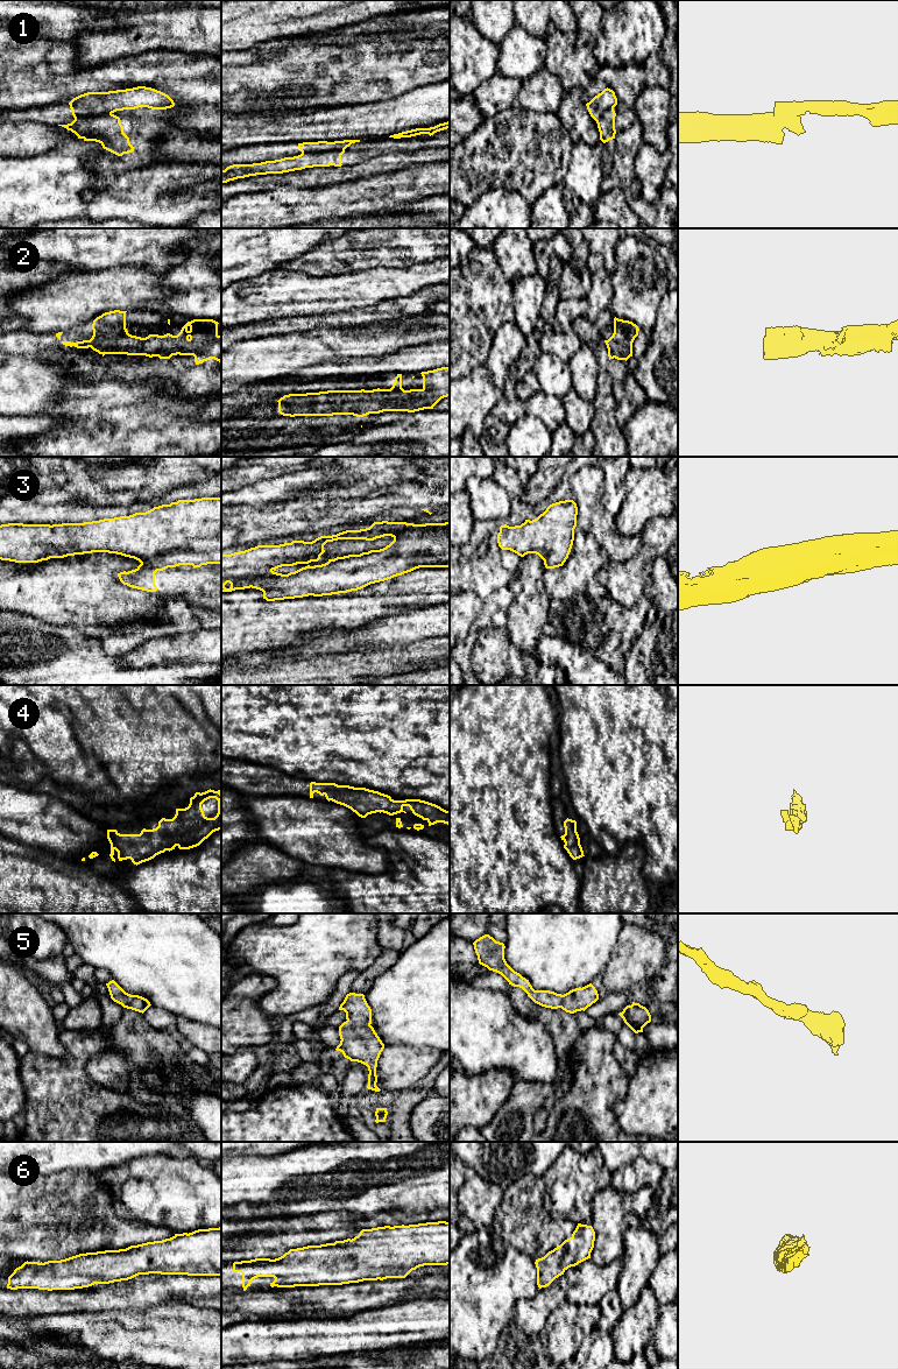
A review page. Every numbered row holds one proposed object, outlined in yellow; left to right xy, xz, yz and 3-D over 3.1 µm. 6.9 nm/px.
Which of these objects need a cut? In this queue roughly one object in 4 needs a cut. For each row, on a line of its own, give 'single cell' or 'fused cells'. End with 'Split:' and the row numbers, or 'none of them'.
1: fused cells
2: single cell
3: fused cells
4: single cell
5: single cell
6: single cell
Split: 1, 3

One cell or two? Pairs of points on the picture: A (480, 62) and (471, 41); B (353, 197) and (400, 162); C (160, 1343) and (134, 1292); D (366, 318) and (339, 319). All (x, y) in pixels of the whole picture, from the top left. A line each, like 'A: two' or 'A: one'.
A: one
B: two
C: two
D: one

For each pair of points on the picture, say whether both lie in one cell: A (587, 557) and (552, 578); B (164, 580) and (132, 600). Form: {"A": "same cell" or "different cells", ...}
{"A": "same cell", "B": "different cells"}

